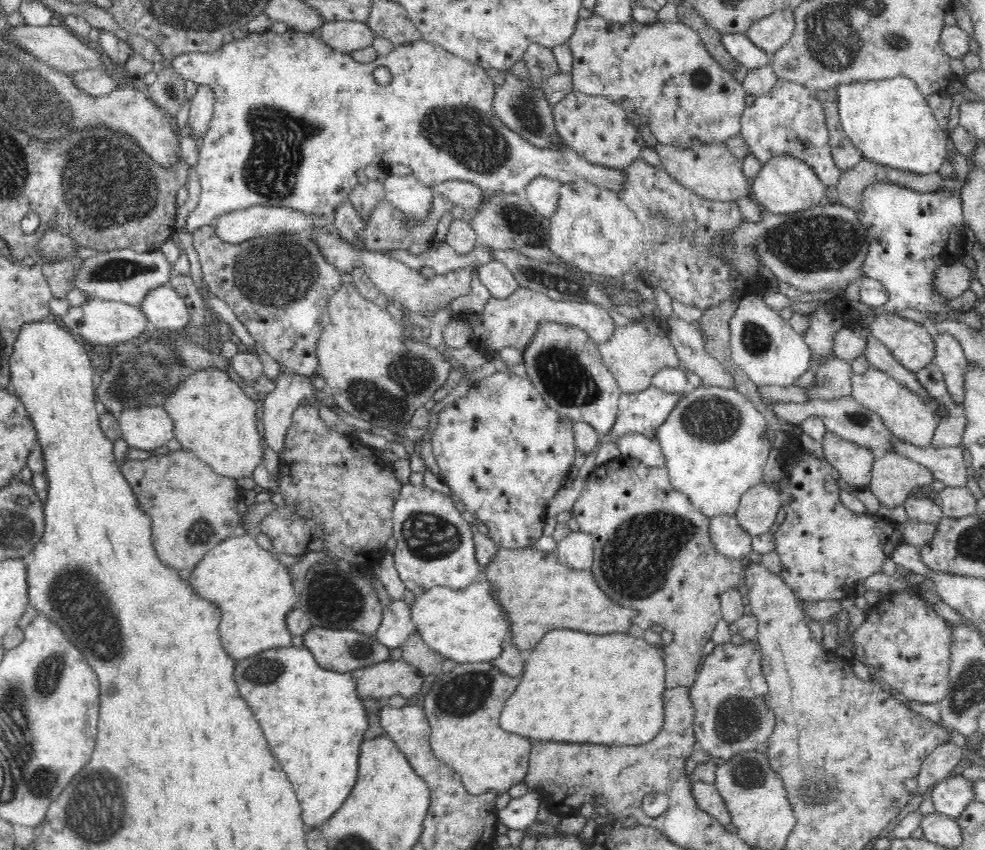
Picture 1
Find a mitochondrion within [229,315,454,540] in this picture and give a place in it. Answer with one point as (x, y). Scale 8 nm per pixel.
(389, 400)

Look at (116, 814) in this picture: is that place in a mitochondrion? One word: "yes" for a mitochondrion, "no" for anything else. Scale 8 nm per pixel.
yes

